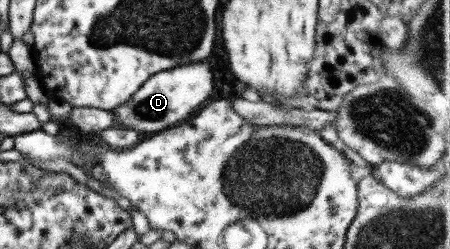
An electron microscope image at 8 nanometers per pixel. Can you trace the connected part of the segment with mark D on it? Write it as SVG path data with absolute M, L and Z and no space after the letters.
M206 59L206 61L179 65L152 75L133 93L129 101L112 109L112 114L116 117L119 126L155 133L173 128L173 125L177 125L179 121L193 115L193 111L209 99L211 93L213 93L213 73Z

